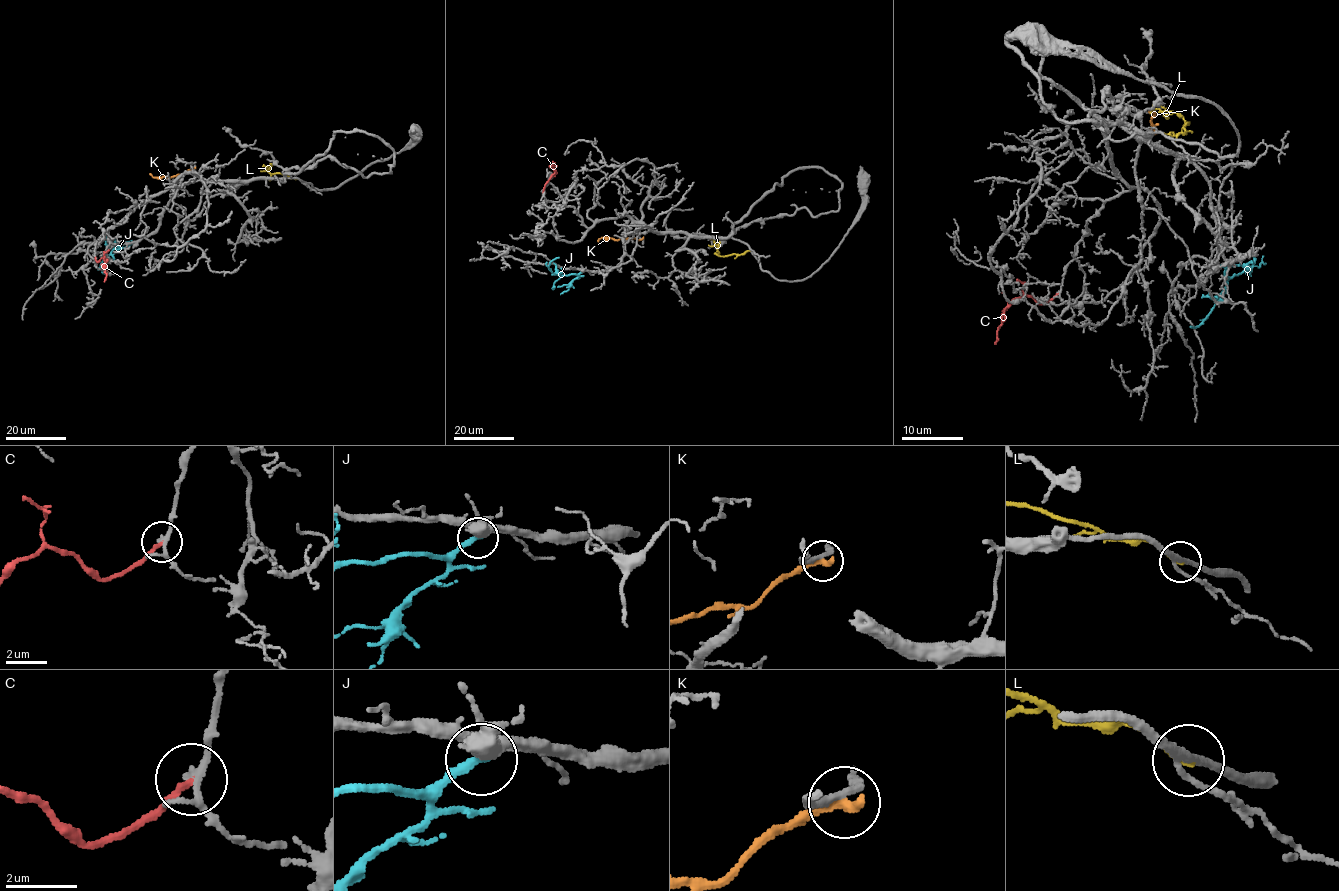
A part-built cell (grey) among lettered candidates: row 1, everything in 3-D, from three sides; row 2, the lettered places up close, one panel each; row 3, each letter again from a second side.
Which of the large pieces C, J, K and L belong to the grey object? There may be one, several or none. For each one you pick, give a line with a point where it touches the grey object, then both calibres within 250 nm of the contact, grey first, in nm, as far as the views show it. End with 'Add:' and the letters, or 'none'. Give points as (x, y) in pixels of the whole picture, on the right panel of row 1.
J: meets grey at (1219, 267); 380 nm thick on the grey side, 280 nm on the other
Add: J

